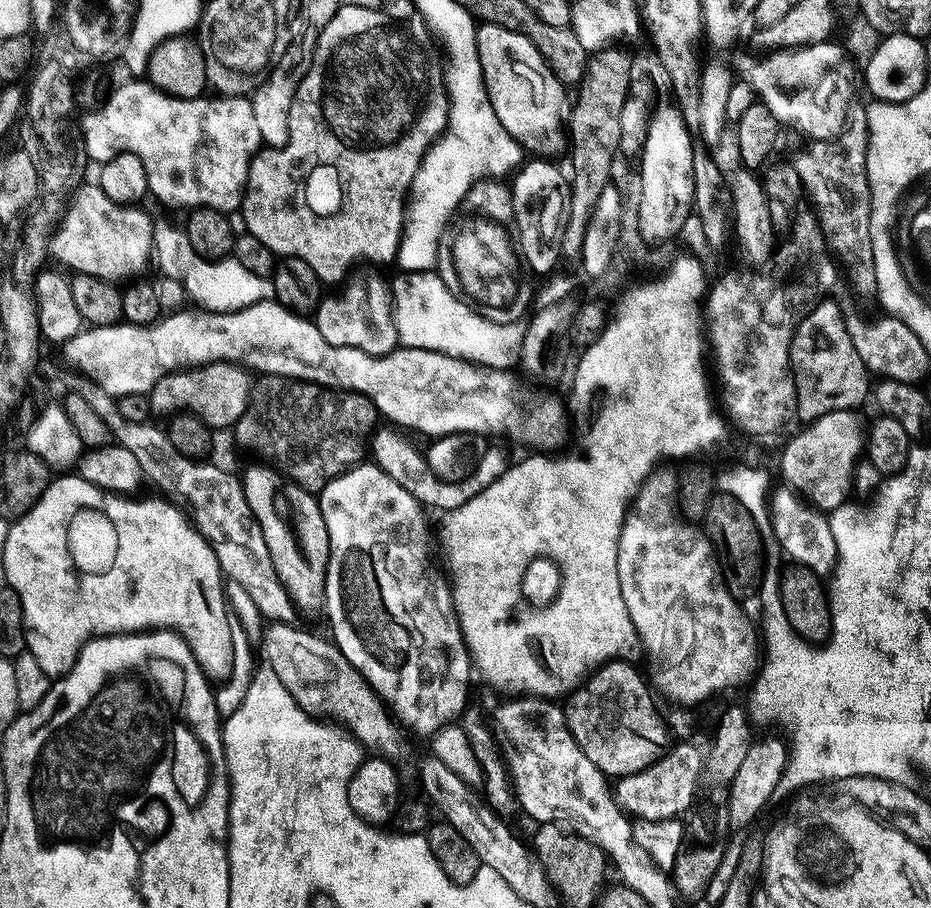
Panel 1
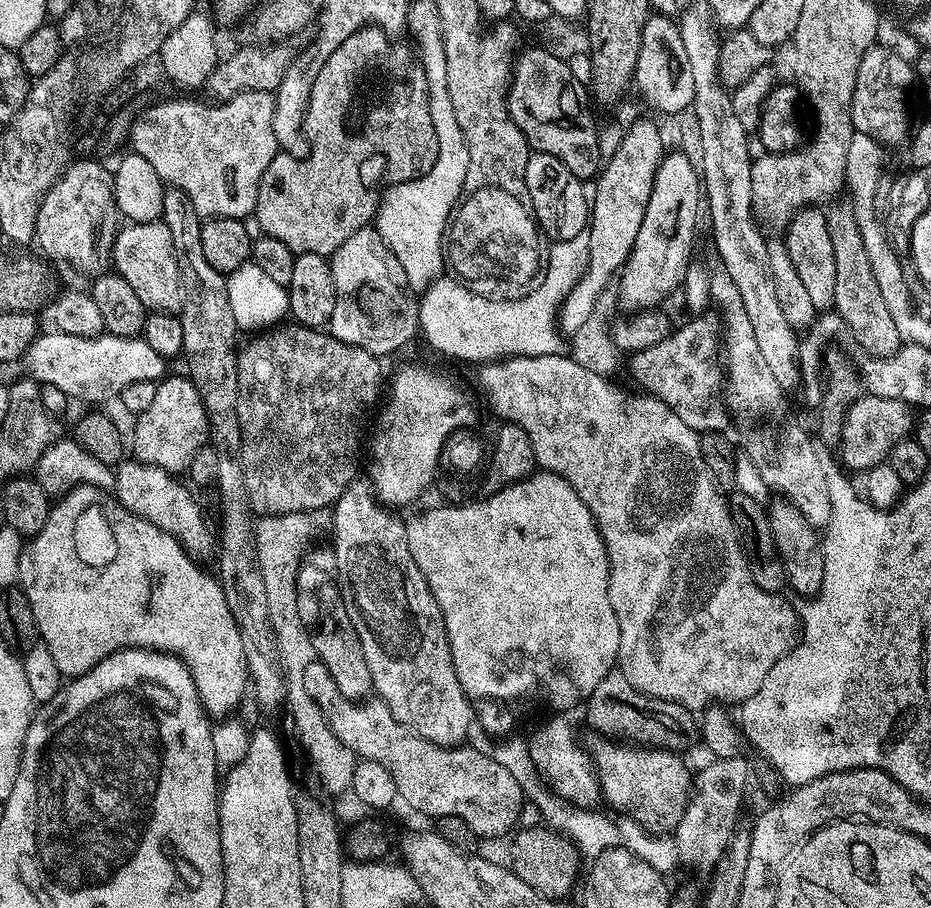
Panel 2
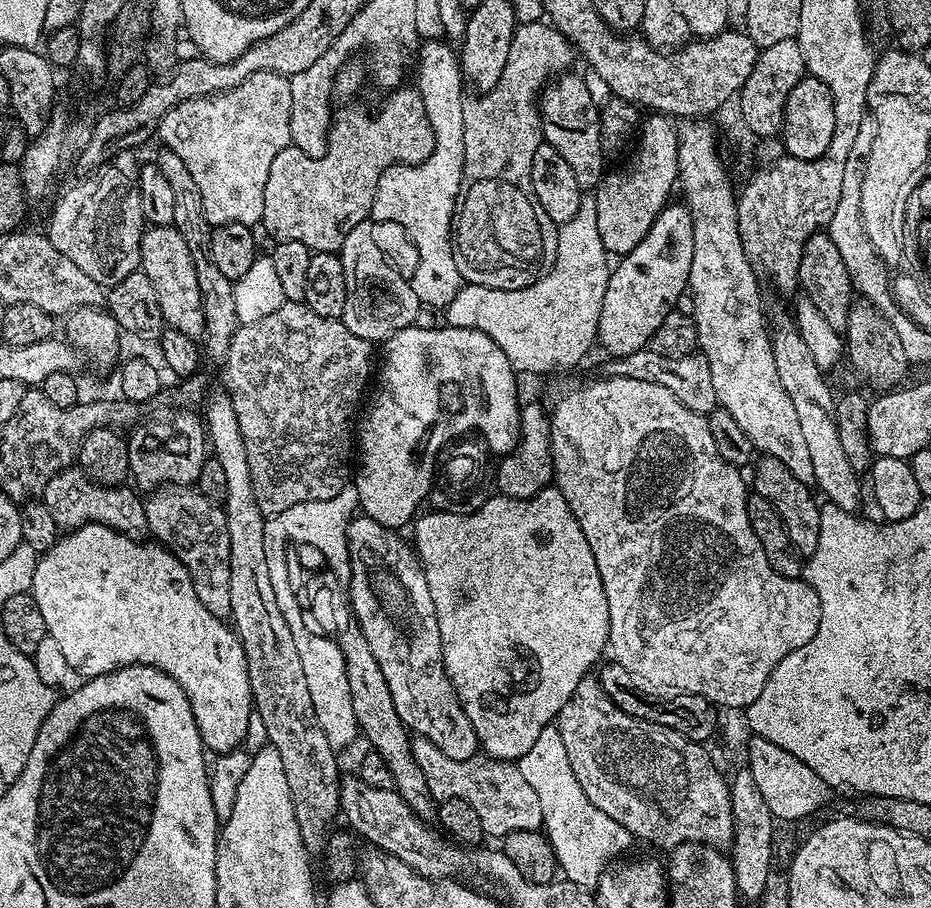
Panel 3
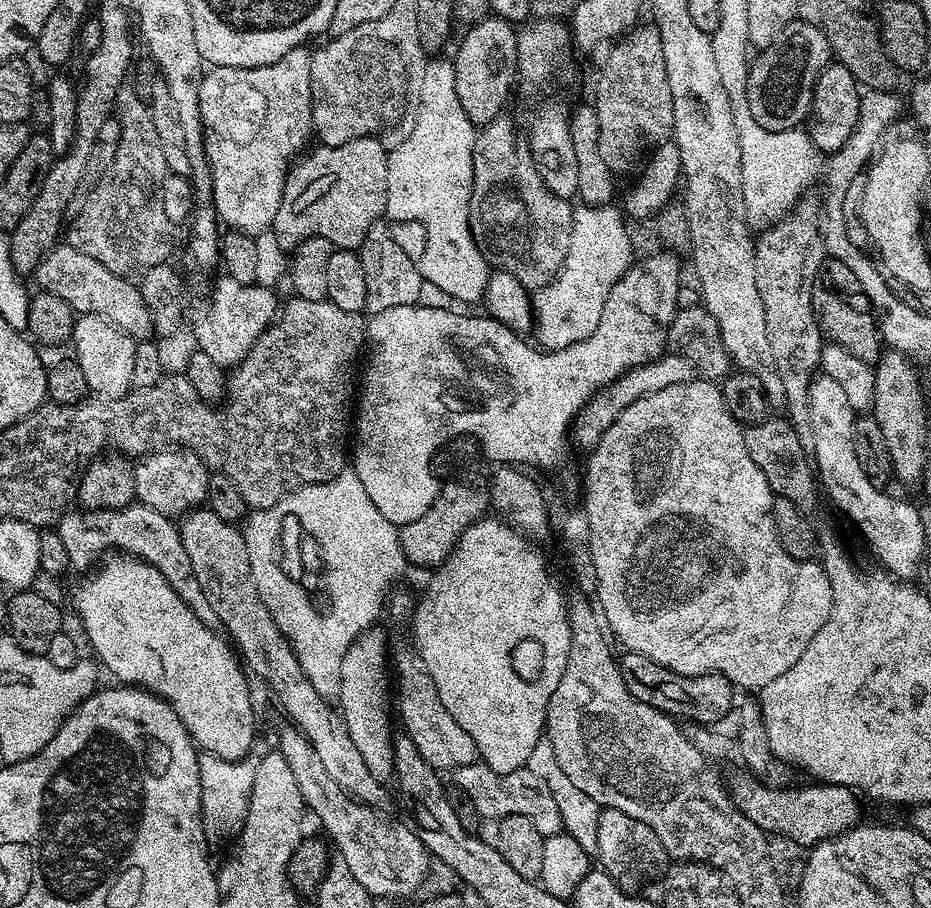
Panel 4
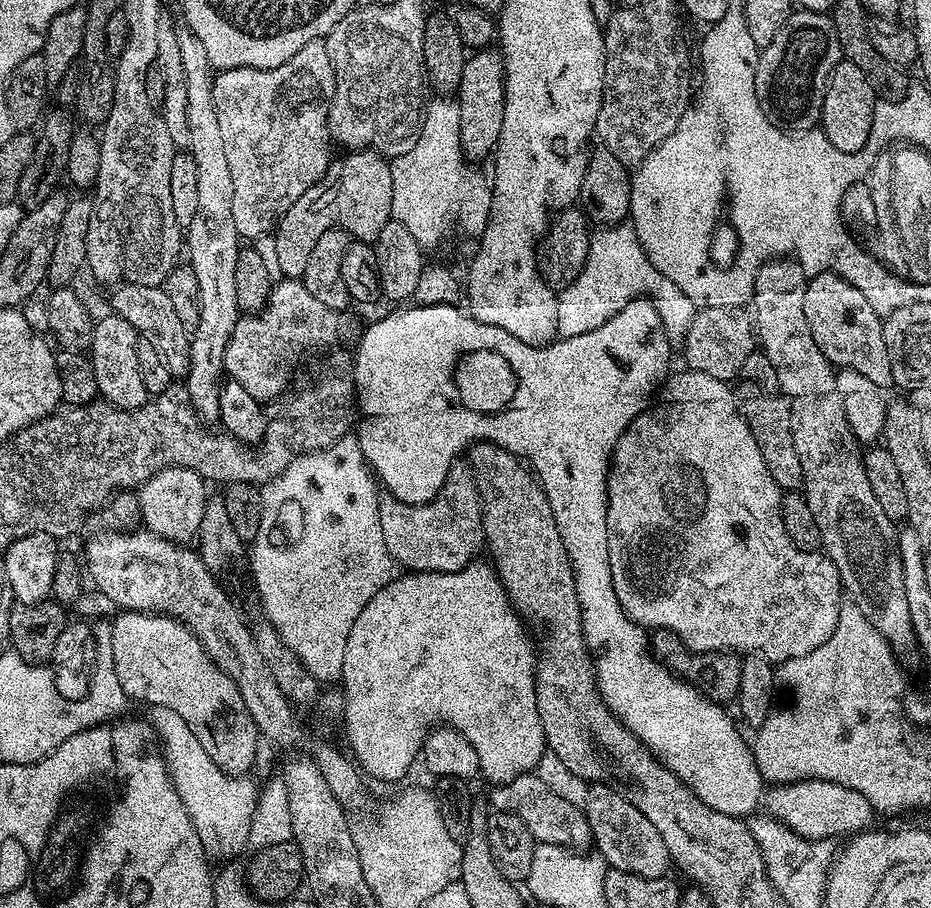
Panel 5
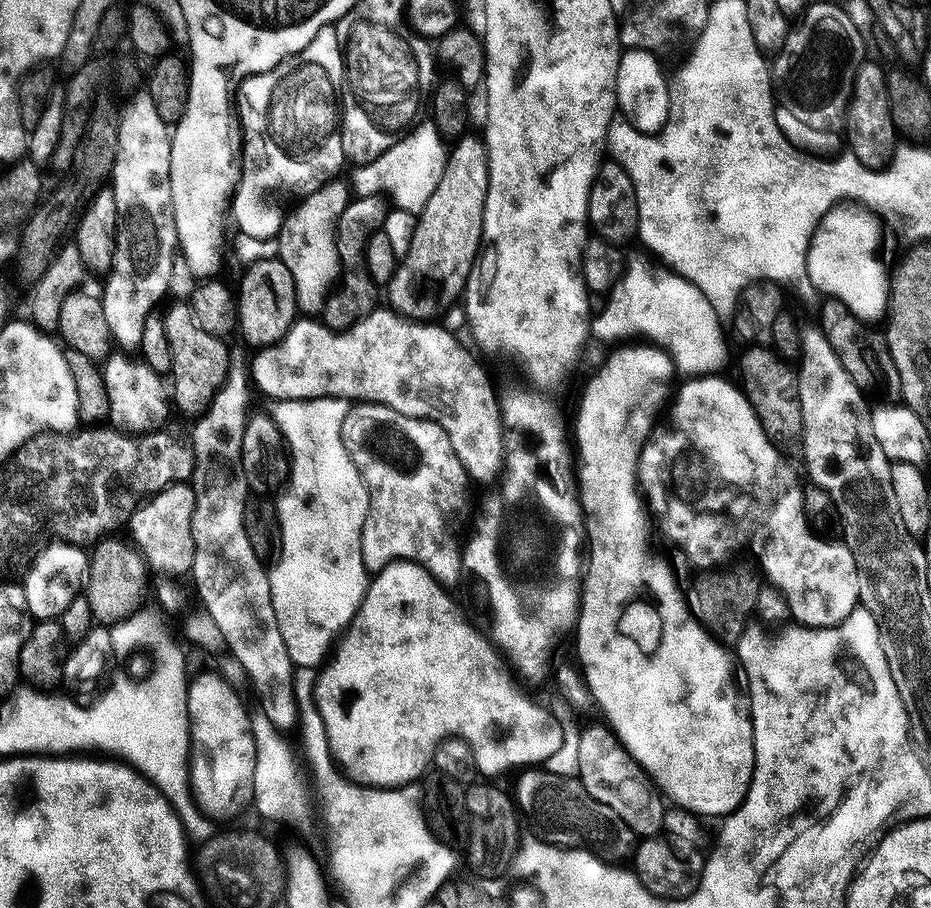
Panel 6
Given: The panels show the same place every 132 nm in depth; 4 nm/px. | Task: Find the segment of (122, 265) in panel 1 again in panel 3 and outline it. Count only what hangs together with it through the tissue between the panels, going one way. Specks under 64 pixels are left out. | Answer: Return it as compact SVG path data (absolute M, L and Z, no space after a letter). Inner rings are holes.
M152 226L147 229L140 243L140 268L154 282L158 306L167 327L182 330L182 334L196 338L204 331L204 310L200 302L200 286L196 267L188 249L186 238L175 226Z

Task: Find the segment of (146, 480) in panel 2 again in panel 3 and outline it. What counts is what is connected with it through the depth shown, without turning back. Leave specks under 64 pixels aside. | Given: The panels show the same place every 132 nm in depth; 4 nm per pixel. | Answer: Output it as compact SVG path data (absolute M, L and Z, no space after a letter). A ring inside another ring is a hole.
M170 484L147 493L144 513L148 532L156 535L153 537L186 566L190 582L194 582L194 594L202 598L202 606L215 616L231 617L230 534L226 530L223 507L197 492L195 487Z

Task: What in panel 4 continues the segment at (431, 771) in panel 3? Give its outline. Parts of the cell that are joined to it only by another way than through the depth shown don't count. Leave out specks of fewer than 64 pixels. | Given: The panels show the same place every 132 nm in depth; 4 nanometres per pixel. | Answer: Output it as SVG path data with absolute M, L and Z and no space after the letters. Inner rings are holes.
M483 762L467 764L461 768L455 769L454 780L455 787L461 788L474 802L481 818L492 819L492 822L498 822L503 816L525 816L534 822L534 827L538 829L538 834L544 837L561 835L564 823L562 814L558 814L558 804L554 802L554 794L534 774L527 766L514 770L513 772L495 772L490 770L490 766Z

